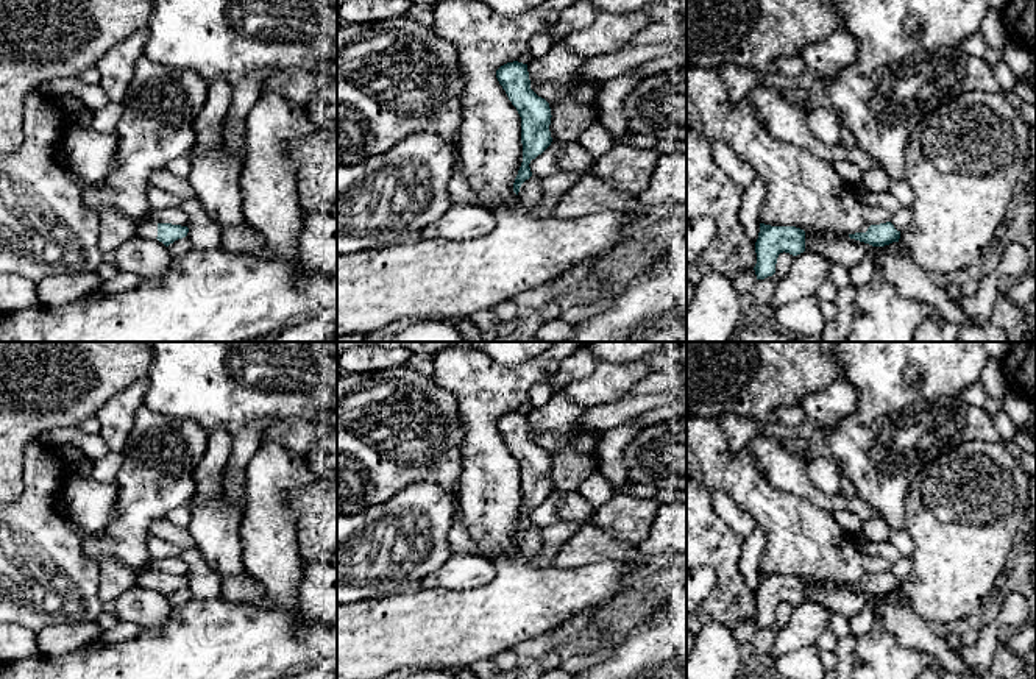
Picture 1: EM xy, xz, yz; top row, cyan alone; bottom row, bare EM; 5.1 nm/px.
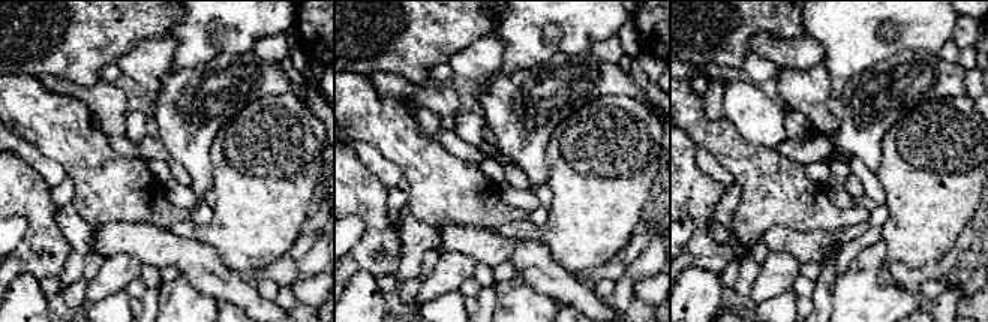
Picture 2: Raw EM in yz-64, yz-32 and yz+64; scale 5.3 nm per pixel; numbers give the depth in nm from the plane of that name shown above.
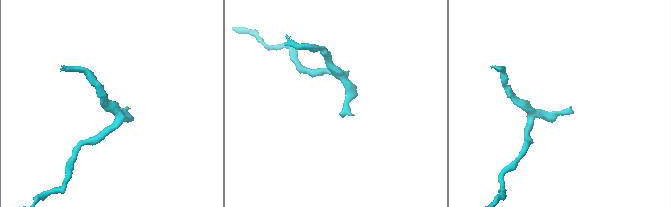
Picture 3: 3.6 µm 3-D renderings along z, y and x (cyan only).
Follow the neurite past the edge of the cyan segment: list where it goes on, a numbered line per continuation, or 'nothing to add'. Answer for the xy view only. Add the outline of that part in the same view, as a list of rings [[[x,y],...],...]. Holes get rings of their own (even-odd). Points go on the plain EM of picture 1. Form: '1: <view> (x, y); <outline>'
1: xy (149, 579); [[[148,571],[137,578],[137,585],[154,590],[158,587],[158,573]]]

